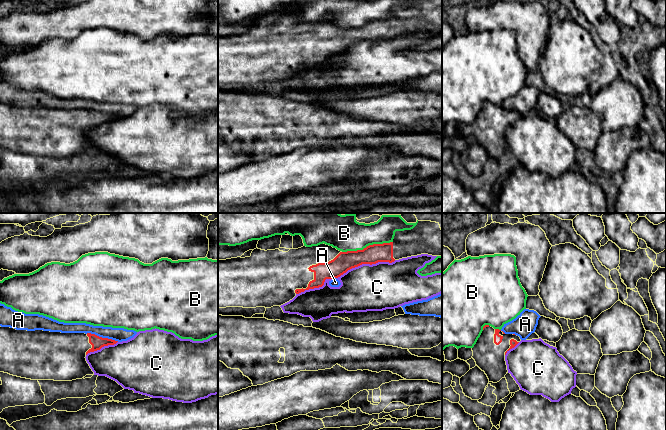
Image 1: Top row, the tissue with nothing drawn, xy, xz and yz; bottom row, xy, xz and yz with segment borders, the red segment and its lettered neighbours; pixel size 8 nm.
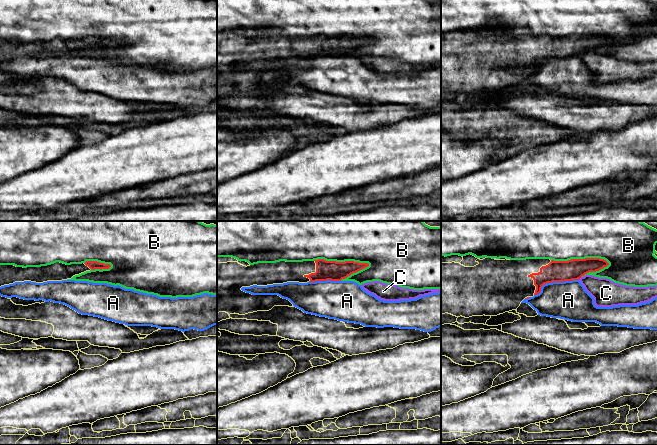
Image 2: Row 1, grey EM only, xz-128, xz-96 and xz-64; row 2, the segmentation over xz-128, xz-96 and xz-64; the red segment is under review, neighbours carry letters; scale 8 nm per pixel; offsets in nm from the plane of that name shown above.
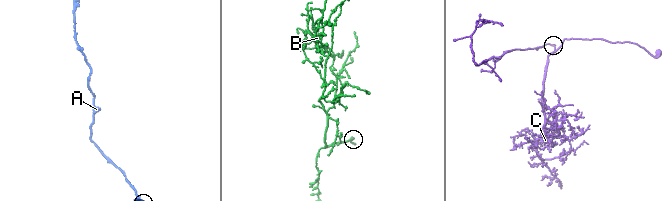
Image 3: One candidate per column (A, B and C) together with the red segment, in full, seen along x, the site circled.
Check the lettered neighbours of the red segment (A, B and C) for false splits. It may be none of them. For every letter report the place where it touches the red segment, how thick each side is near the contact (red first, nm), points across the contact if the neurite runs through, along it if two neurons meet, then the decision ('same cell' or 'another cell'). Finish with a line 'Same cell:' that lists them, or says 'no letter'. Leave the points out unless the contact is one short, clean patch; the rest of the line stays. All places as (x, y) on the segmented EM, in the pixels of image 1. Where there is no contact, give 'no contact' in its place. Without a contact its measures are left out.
A: contact xy (101, 337); calibres 100 and 110 nm; another cell
B: contact xz (367, 246); calibres 160 and 280 nm; another cell
C: contact xz (365, 263); calibres 160 and 380 nm; another cell
Same cell: no letter

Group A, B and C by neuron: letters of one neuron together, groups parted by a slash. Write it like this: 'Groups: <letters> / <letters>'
Groups: A / B / C

